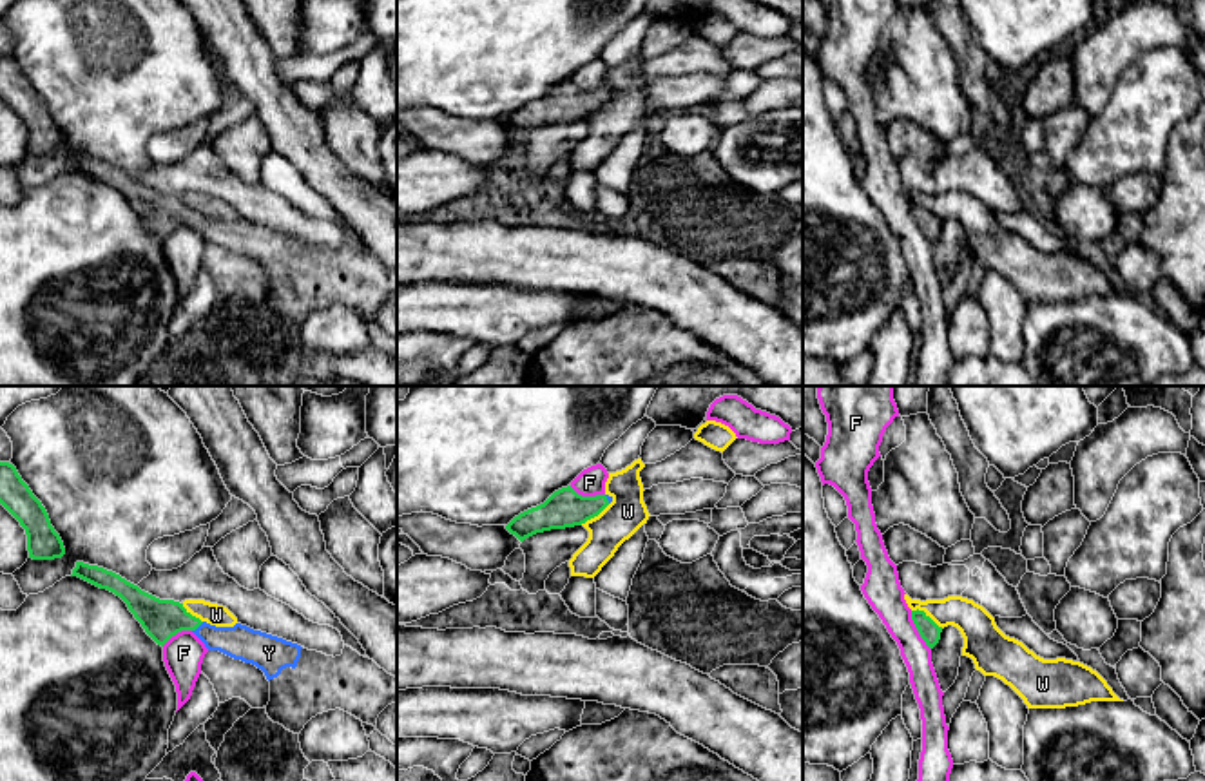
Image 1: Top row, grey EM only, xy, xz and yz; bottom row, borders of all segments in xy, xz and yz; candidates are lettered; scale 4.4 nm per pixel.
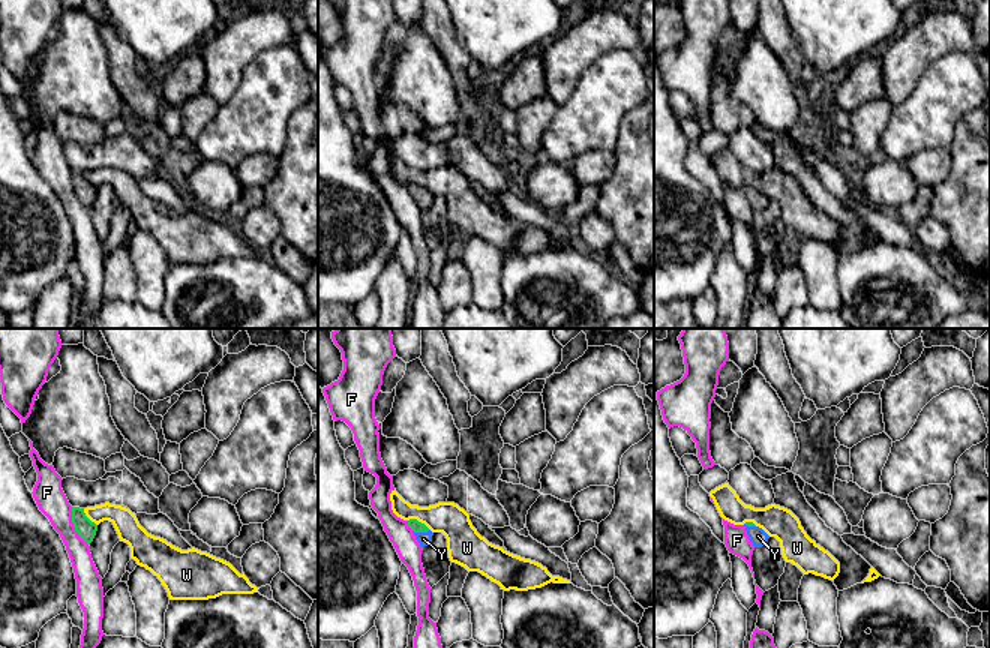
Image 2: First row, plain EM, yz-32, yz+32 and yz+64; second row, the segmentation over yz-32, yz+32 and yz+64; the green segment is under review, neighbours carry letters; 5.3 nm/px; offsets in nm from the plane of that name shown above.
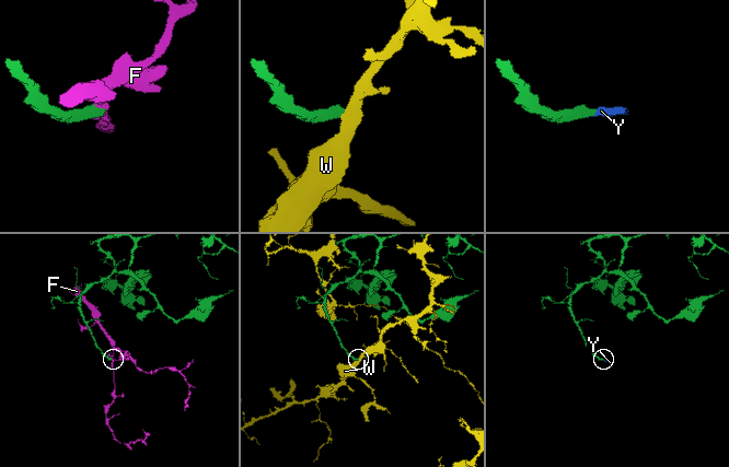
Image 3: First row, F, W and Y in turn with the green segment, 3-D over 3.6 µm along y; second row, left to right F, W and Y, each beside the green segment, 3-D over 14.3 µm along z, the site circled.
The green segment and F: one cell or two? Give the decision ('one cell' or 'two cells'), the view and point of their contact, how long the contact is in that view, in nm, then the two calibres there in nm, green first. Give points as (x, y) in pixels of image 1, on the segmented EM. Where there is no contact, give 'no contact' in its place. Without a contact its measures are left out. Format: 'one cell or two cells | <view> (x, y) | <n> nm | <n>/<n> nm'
two cells | yz (917, 629) | 200 nm | 90/170 nm

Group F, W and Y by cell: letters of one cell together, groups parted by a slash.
F / W / Y

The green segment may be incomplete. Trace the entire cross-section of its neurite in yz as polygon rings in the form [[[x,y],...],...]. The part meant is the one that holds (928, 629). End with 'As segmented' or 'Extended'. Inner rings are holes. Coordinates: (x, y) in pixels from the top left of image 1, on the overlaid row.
[[[911,611],[911,620],[930,649],[933,649],[939,640],[942,627],[939,627],[924,611]]]. As segmented

